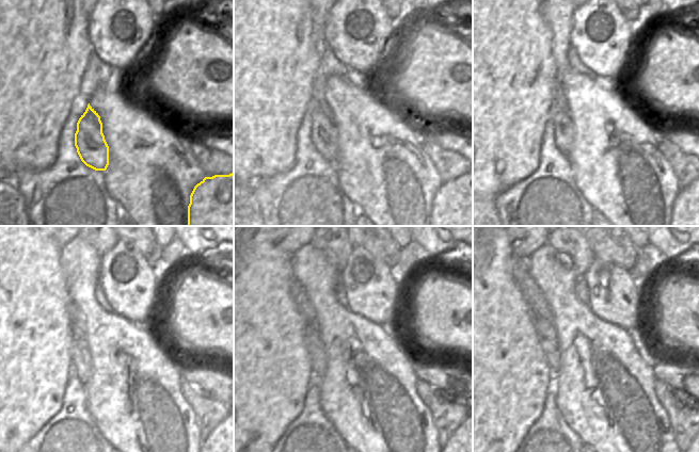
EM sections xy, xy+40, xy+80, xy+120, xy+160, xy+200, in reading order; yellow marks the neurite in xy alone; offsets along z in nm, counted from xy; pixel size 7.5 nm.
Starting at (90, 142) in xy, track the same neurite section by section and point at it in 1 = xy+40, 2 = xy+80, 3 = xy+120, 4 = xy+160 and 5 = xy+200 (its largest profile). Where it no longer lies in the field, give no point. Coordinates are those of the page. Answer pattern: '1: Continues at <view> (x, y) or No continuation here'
1: Continues at xy+40 (323, 131)
2: Continues at xy+80 (559, 113)
3: Continues at xy+120 (80, 356)
4: Continues at xy+160 (316, 353)
5: Continues at xy+200 (545, 332).

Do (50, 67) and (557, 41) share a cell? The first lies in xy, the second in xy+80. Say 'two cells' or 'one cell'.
two cells

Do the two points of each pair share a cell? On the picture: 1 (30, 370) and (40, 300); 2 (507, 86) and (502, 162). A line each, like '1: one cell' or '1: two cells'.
1: one cell
2: one cell

